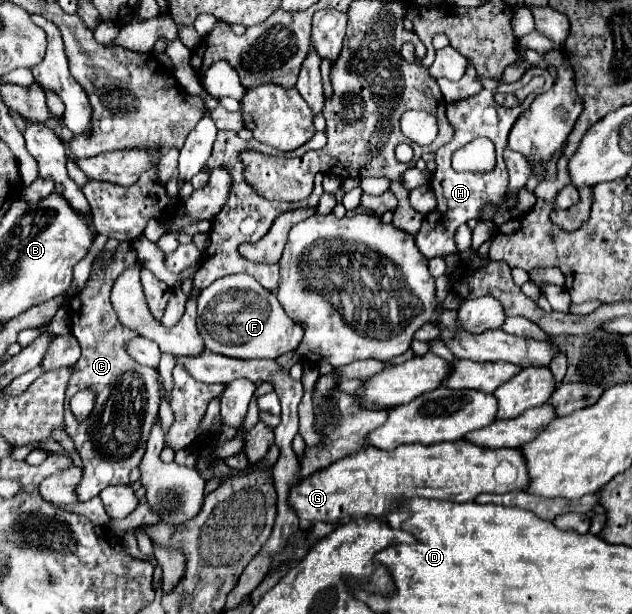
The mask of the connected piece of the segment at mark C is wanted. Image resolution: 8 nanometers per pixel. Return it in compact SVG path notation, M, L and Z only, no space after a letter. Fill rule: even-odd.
M123 243L115 253L113 263L105 271L97 271L89 277L79 295L83 305L79 313L79 323L73 323L71 329L81 345L81 359L73 367L75 371L65 397L65 431L73 439L77 453L83 461L83 479L77 487L79 501L89 501L97 497L107 485L131 485L129 475L139 465L145 453L149 433L159 419L159 373L151 367L135 363L125 353L125 341L133 339L137 333L119 323L109 301L115 277L119 277L129 265L133 265L133 261L137 261L135 249L131 247L131 243ZM83 389L93 391L95 405L85 421L77 421L71 407L67 405L71 397ZM97 447L103 455L93 455Z

